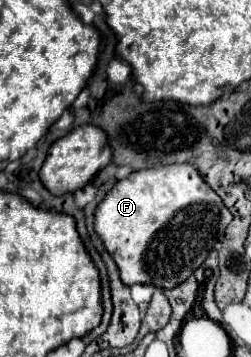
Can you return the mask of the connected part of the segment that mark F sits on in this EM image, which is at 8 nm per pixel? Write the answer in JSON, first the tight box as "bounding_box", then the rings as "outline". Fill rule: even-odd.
{"bounding_box":[95,165,229,289],"outline":[[[163,165],[133,171],[129,177],[117,181],[97,205],[95,233],[113,257],[119,269],[119,277],[125,285],[141,283],[161,289],[173,289],[189,275],[193,275],[193,271],[207,259],[215,243],[223,239],[229,221],[229,209],[225,207],[221,197],[201,179],[199,171],[193,165]]]}

